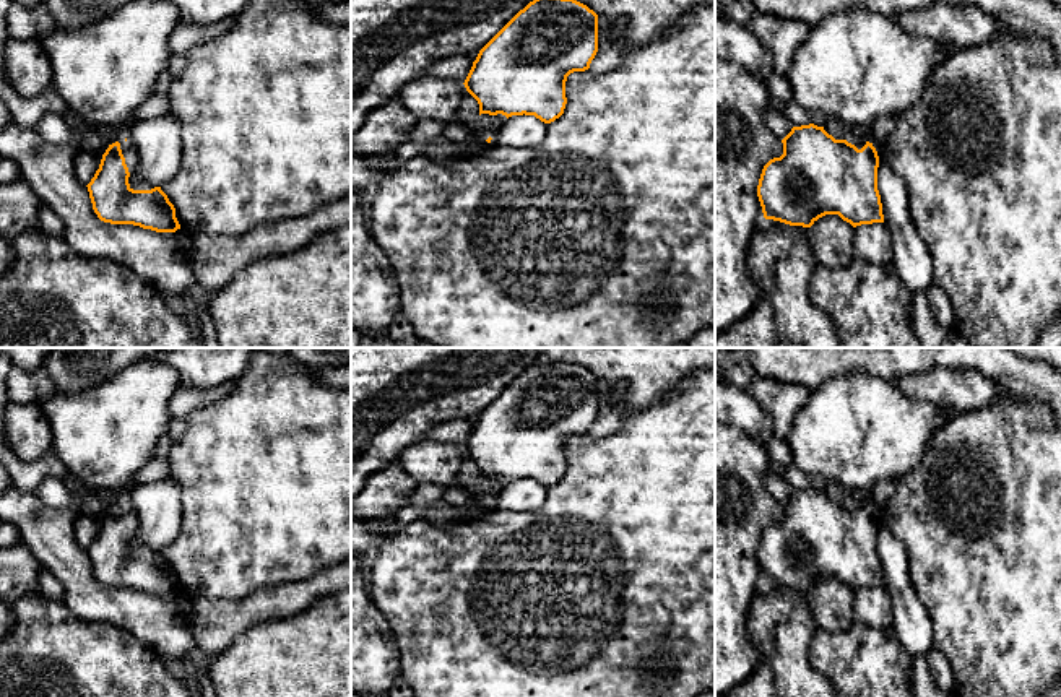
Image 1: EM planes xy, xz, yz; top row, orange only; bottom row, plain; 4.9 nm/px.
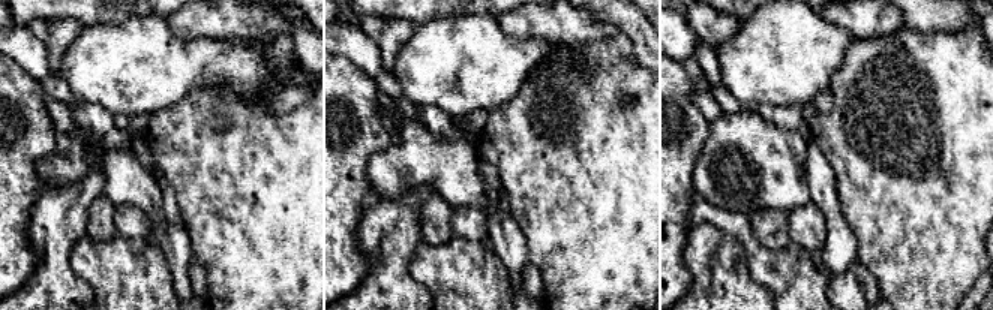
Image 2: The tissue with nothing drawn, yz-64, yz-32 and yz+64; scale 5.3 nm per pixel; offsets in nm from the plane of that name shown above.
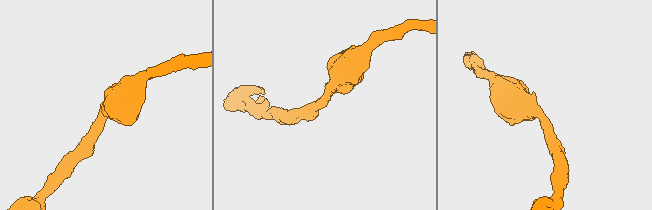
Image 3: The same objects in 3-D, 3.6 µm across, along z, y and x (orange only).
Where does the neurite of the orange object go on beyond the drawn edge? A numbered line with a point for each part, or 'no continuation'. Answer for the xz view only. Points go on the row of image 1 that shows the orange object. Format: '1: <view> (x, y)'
no continuation

